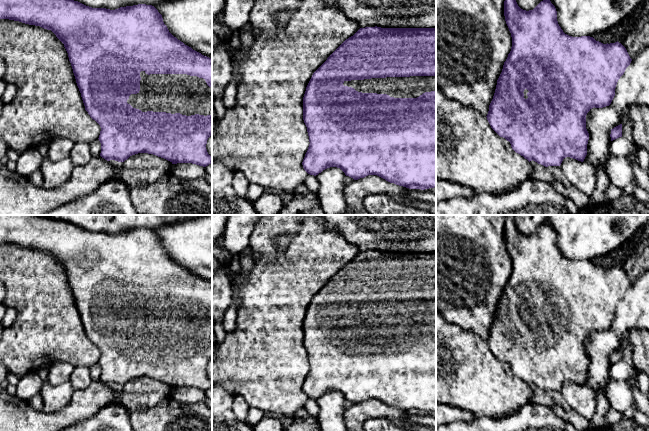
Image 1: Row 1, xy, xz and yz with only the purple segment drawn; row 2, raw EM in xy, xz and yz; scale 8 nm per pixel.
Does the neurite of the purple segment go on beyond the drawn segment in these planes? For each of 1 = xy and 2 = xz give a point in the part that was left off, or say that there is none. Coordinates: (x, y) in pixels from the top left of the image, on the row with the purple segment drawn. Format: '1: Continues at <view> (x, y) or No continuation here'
1: Continues at xy (188, 95)
2: Continues at xz (398, 87)

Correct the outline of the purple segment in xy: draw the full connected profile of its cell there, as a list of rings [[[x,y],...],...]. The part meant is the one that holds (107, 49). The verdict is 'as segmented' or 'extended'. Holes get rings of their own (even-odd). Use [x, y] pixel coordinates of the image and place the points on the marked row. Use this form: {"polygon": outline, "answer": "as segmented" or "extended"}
{"polygon": [[[0,0],[0,19],[19,21],[51,30],[64,44],[85,110],[101,127],[98,139],[101,143],[100,156],[102,158],[107,161],[124,162],[132,155],[148,153],[164,158],[172,164],[192,163],[206,167],[212,163],[212,157],[206,149],[207,140],[212,135],[212,59],[174,37],[164,24],[162,15],[154,6],[138,4],[110,10],[92,8],[74,0]]], "answer": "extended"}

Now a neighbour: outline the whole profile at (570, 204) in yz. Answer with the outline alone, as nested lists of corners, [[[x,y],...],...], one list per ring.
[[[564,194],[564,196],[565,196],[565,201],[566,201],[566,207],[569,211],[569,214],[570,215],[576,214],[578,212],[578,207],[575,204],[575,202],[566,194]]]

